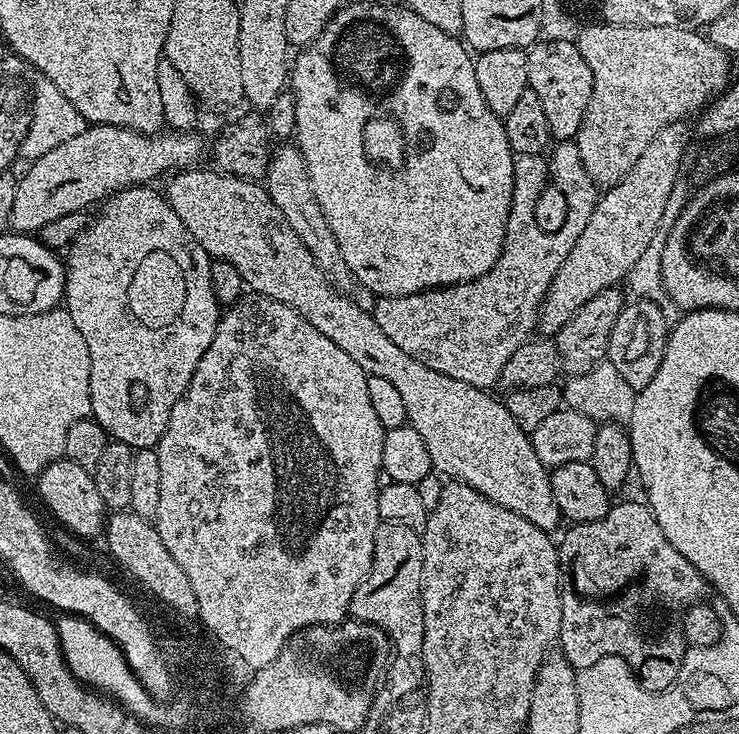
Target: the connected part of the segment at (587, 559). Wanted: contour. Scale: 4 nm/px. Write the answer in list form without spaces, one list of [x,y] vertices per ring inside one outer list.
[[[624,500],[621,504],[613,503],[609,507],[606,518],[598,518],[598,522],[572,524],[569,529],[569,532],[564,536],[564,544],[562,540],[558,548],[560,554],[560,605],[562,606],[562,622],[560,623],[558,641],[559,651],[577,670],[594,666],[594,662],[598,662],[607,656],[617,656],[631,666],[632,671],[636,673],[647,692],[663,692],[671,688],[676,683],[686,651],[684,613],[688,611],[691,604],[705,599],[706,581],[704,575],[689,560],[682,558],[682,554],[678,554],[678,550],[674,550],[674,546],[670,546],[670,538],[666,538],[666,534],[662,534],[662,526],[658,526],[658,518],[654,518],[652,509],[648,507],[647,503],[640,501],[639,504],[636,500]]]

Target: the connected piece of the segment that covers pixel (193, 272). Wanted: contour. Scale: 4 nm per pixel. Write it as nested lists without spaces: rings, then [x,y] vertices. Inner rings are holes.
[[[137,186],[123,188],[115,196],[103,201],[99,209],[100,217],[93,219],[88,228],[82,230],[75,241],[66,249],[66,263],[64,266],[64,299],[66,311],[70,318],[74,318],[74,326],[78,326],[78,334],[86,338],[86,350],[90,350],[90,406],[91,419],[97,420],[108,432],[113,440],[121,440],[130,445],[133,450],[138,448],[155,448],[160,443],[162,434],[168,425],[170,410],[174,410],[174,402],[178,402],[180,395],[188,389],[190,378],[202,358],[206,354],[206,346],[216,333],[216,327],[222,315],[222,305],[216,300],[212,285],[212,260],[208,252],[194,242],[194,234],[182,226],[182,218],[174,214],[174,210],[159,191],[152,186]]]

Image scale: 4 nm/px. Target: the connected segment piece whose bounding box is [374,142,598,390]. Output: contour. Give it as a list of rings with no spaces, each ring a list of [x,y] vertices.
[[[560,142],[555,148],[557,158],[564,160],[564,176],[568,179],[559,181],[562,194],[566,194],[568,206],[566,223],[562,225],[562,230],[547,232],[538,227],[538,222],[534,222],[534,205],[538,203],[538,194],[542,194],[545,184],[550,180],[545,157],[534,154],[516,156],[514,194],[506,224],[504,249],[498,262],[494,262],[492,269],[482,278],[468,280],[464,284],[441,286],[409,296],[379,297],[375,301],[374,315],[382,334],[386,334],[386,338],[390,338],[394,346],[406,350],[410,358],[430,366],[430,370],[438,370],[450,378],[458,378],[458,382],[466,382],[470,386],[485,390],[495,389],[499,385],[502,368],[506,366],[506,362],[510,362],[514,350],[518,350],[518,346],[522,346],[537,331],[544,295],[554,282],[554,274],[558,274],[562,262],[566,262],[566,254],[574,250],[574,242],[578,242],[582,230],[586,230],[586,222],[590,222],[590,214],[594,214],[596,209],[598,185],[592,181],[586,166],[580,161],[575,143]]]

